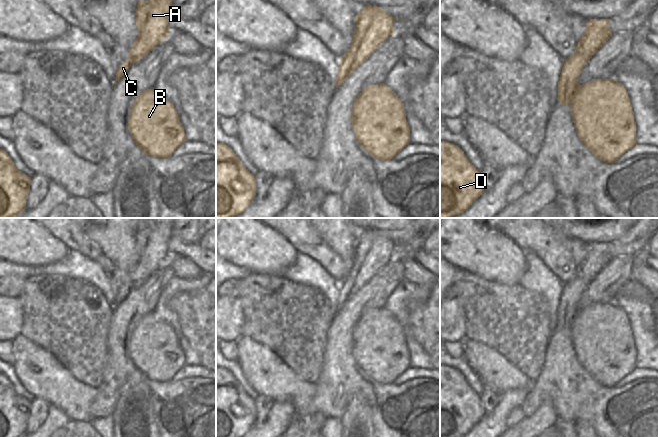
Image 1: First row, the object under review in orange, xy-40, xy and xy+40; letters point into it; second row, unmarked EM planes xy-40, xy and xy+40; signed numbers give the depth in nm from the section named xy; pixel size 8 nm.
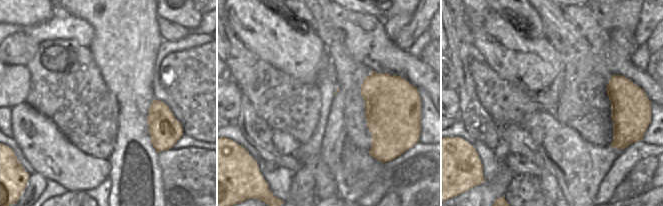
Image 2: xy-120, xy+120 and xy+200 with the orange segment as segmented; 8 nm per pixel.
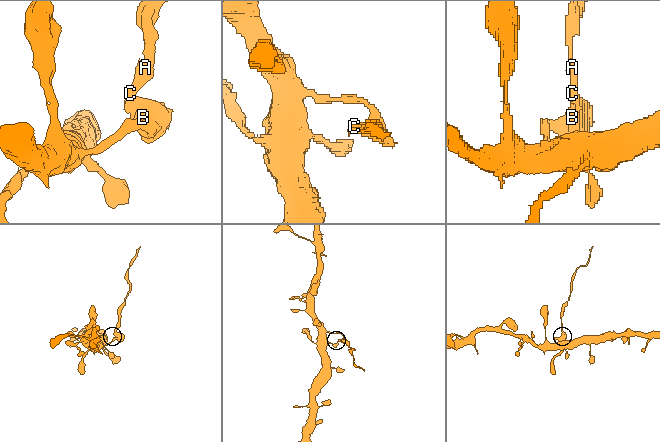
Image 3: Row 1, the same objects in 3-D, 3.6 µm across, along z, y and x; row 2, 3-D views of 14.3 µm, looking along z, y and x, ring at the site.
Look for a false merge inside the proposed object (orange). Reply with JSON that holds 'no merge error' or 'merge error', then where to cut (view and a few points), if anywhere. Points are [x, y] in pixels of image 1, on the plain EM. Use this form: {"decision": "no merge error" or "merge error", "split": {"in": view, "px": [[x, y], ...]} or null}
{"decision": "merge error", "split": {"in": "xy", "px": [[349, 273], [353, 278], [353, 284], [361, 287]]}}

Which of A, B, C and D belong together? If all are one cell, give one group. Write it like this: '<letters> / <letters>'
A / B C D

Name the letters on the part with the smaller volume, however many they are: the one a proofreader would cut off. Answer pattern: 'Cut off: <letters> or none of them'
Cut off: A.

